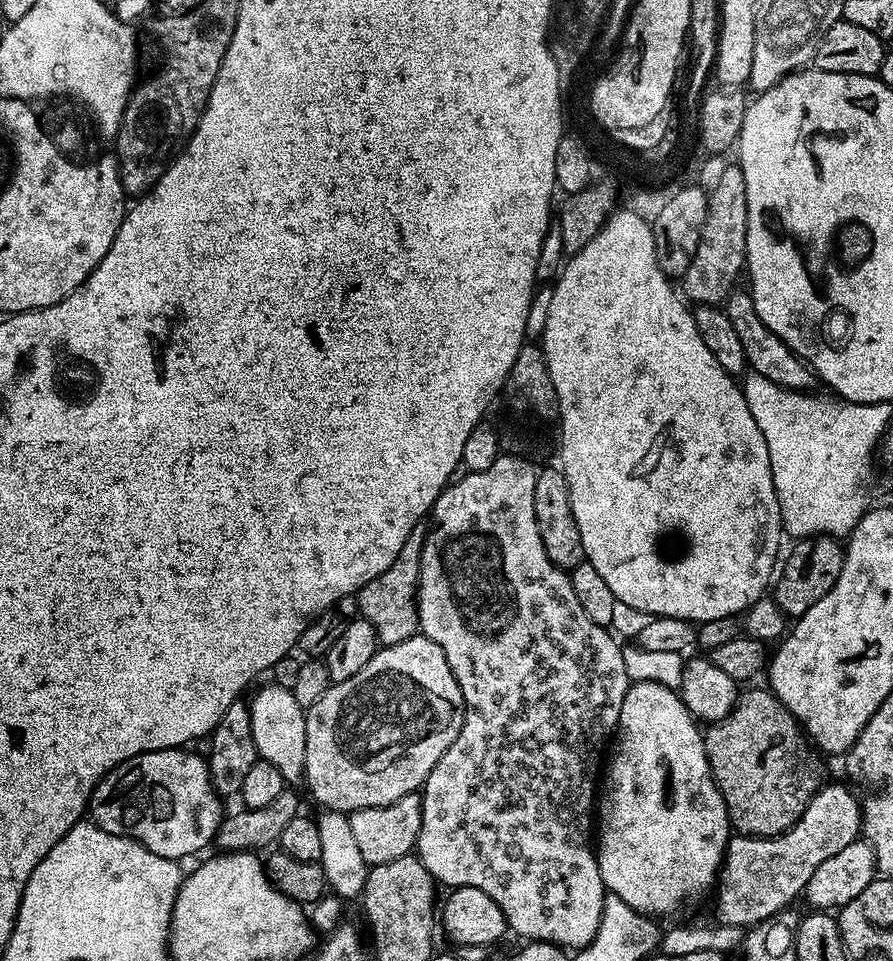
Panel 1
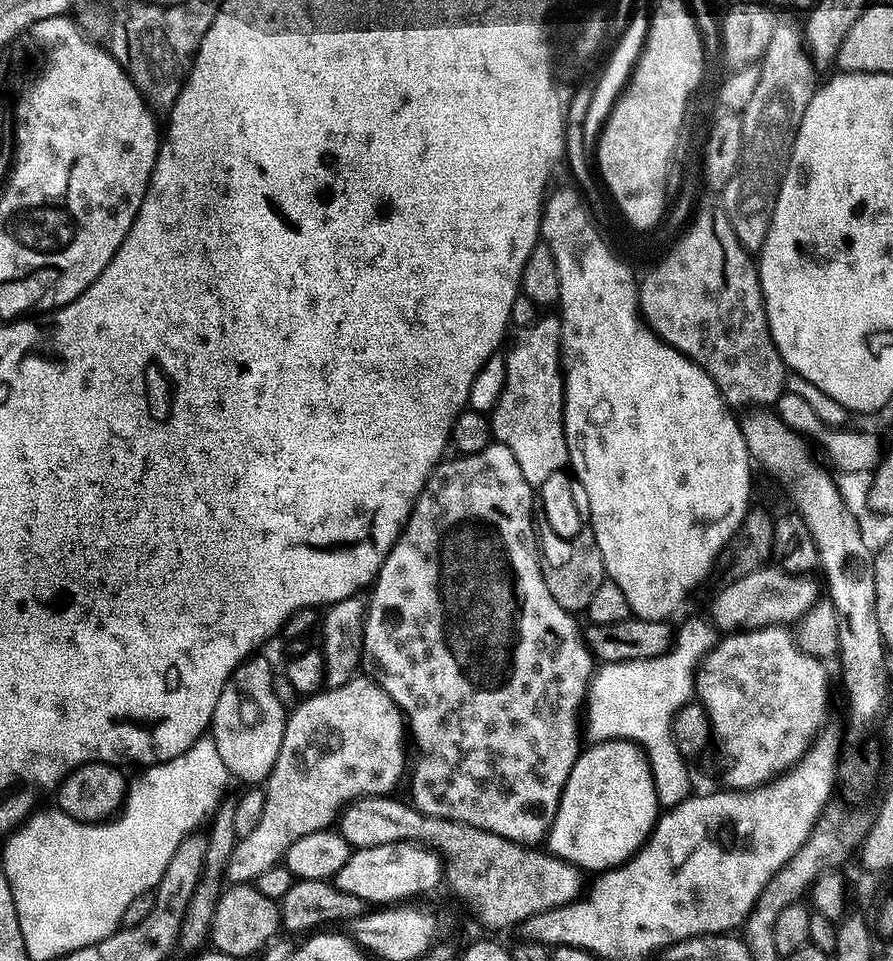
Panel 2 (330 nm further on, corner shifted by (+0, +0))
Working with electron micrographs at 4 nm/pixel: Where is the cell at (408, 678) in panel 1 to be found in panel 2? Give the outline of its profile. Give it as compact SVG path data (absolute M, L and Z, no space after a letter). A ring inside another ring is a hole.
M357 674L353 676L350 682L346 682L337 688L324 688L313 695L303 697L303 699L287 713L284 722L284 733L282 734L282 750L278 750L278 758L274 762L272 773L270 773L266 783L263 785L266 807L262 809L262 818L259 820L258 826L254 826L254 830L250 830L250 834L246 834L237 839L234 850L228 859L226 870L224 871L229 885L252 884L258 878L258 874L270 870L270 866L281 863L284 859L284 851L290 846L294 846L294 842L298 842L298 838L306 838L306 834L314 834L315 832L323 832L331 829L334 821L337 819L338 813L348 801L359 800L362 796L386 796L397 791L395 789L396 783L399 782L403 772L404 775L406 772L406 764L404 768L406 721L403 713L400 711L400 707L390 698L390 694L386 694L386 690L381 688L375 679L369 678L367 675L364 675L364 677L363 675L364 674Z

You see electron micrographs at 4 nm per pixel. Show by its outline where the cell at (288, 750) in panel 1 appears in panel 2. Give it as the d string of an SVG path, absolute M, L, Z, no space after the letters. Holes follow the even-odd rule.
M253 654L242 661L226 682L214 706L210 735L226 762L229 777L245 780L248 786L260 786L272 773L278 750L282 750L282 734L286 719L286 706L274 694L274 669L264 654Z

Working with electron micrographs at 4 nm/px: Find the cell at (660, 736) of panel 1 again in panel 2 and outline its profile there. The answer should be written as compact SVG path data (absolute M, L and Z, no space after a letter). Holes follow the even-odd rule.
M597 740L581 751L570 770L570 778L566 778L554 822L546 837L546 848L568 864L574 864L581 870L589 868L592 874L599 874L632 859L651 836L657 819L656 787L643 750L629 740Z

